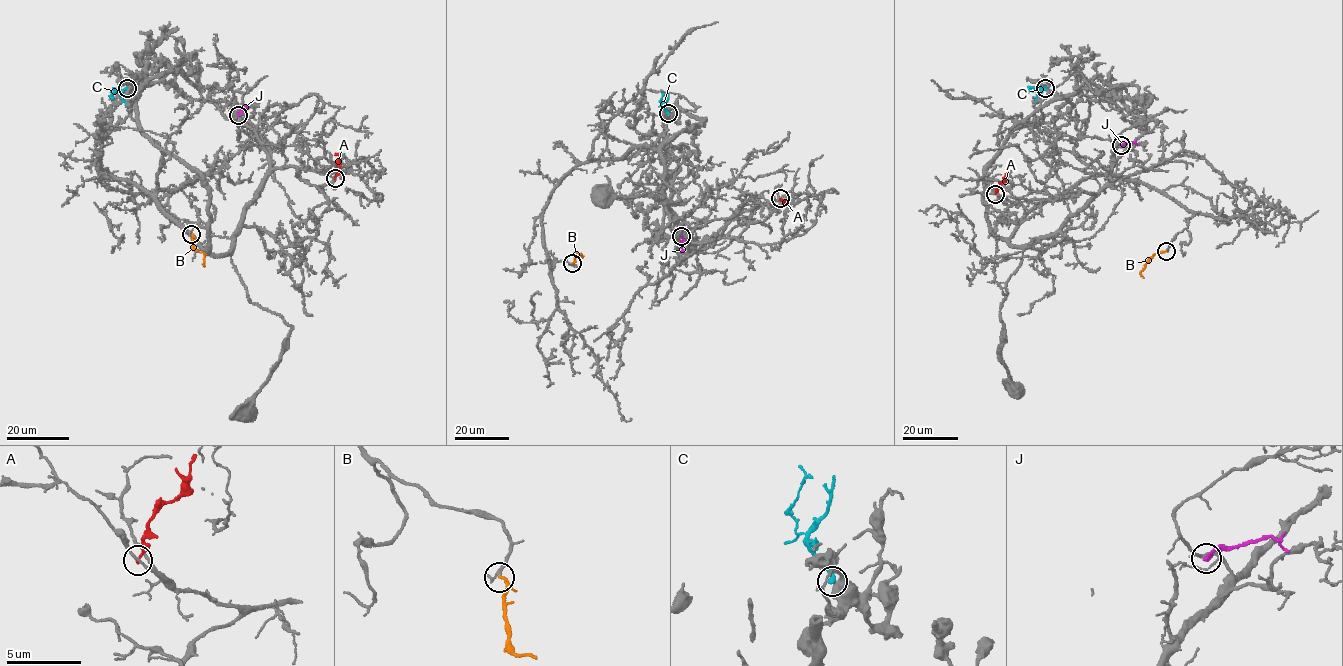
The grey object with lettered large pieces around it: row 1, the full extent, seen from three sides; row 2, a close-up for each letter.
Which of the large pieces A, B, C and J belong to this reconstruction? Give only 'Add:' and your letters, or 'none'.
Add: B

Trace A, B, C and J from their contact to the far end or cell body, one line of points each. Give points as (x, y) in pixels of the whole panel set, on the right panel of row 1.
A: (995, 193), (1006, 174)
B: (1166, 251), (1148, 259), (1140, 271), (1144, 278)
C: (1045, 88), (1029, 89)
J: (1121, 145), (1133, 141), (1137, 145)

